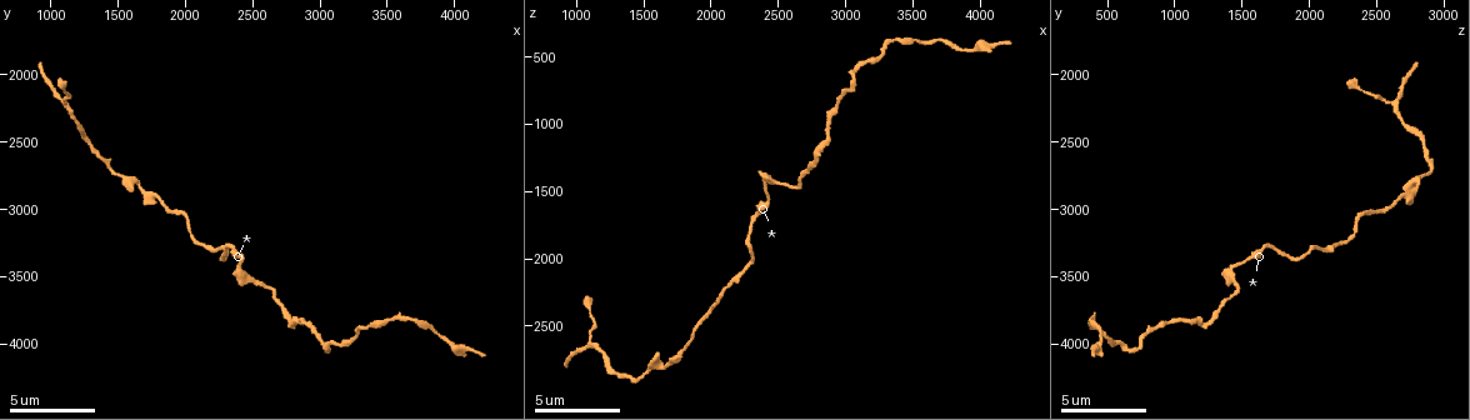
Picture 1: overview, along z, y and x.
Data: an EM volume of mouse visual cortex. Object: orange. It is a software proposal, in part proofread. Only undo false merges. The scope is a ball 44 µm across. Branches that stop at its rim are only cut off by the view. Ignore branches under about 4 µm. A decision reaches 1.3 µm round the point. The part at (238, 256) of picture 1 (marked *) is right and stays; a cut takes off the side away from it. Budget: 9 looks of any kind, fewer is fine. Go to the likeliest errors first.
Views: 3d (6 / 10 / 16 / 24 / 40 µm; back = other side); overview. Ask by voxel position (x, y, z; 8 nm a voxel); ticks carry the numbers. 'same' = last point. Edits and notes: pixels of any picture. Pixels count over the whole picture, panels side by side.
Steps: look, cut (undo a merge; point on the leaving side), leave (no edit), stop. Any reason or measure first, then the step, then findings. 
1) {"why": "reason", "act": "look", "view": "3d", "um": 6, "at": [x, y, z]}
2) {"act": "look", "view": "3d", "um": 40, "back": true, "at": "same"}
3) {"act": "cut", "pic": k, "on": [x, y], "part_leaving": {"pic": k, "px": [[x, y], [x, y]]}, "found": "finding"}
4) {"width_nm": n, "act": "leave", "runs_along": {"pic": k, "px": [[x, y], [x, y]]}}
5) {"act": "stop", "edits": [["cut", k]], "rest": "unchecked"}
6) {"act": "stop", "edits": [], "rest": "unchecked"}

{"why": "calibre changes", "act": "look", "view": "3d", "um": 16, "at": [2420, 3400, 1460]}

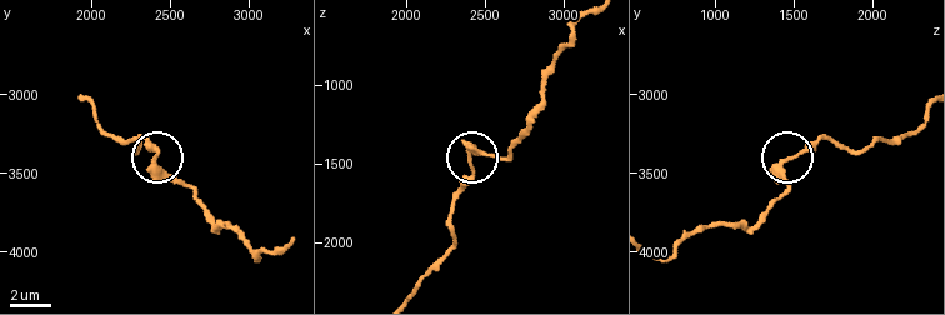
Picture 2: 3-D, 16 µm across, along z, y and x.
{"why": "other side", "act": "look", "view": "3d", "um": 16, "back": true, "at": [2400, 3400, 1440]}

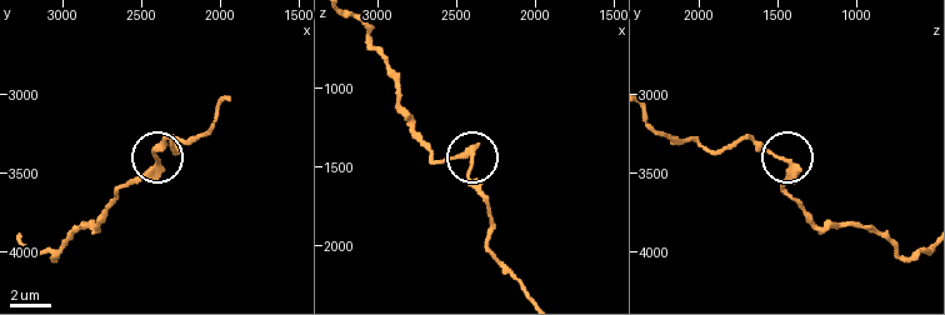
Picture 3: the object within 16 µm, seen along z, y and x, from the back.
{"width_nm": 250, "act": "leave", "found": "continuous, no second cell"}

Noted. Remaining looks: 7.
{"why": "calibre changes", "act": "look", "view": "3d", "um": 6, "at": [2840, 3820, 1140]}

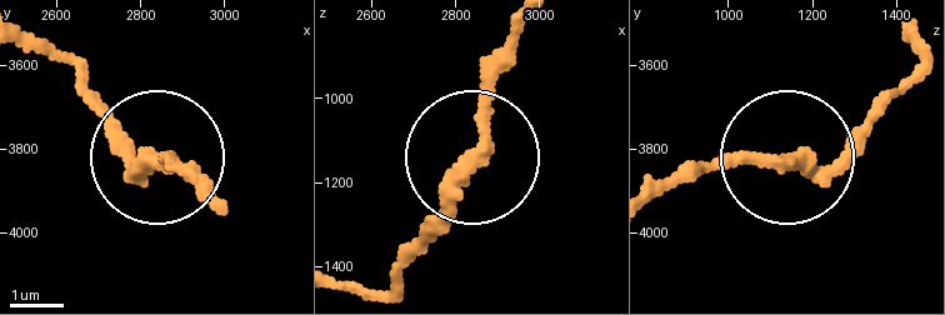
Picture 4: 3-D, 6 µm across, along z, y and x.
{"act": "leave", "runs_along": {"pic": 4, "px": [[913, 25], [916, 70], [831, 159], [656, 178]]}, "found": "continuous, no second cell"}

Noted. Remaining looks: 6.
{"act": "look", "view": "3d", "um": 6, "at": [2120, 3240, 2240]}

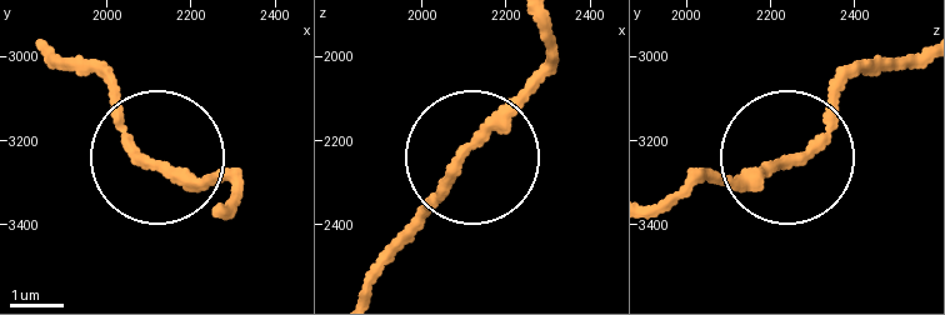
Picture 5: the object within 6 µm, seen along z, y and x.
{"why": "other side", "act": "look", "view": "3d", "um": 6, "back": true, "at": [2090, 3250, 2245]}

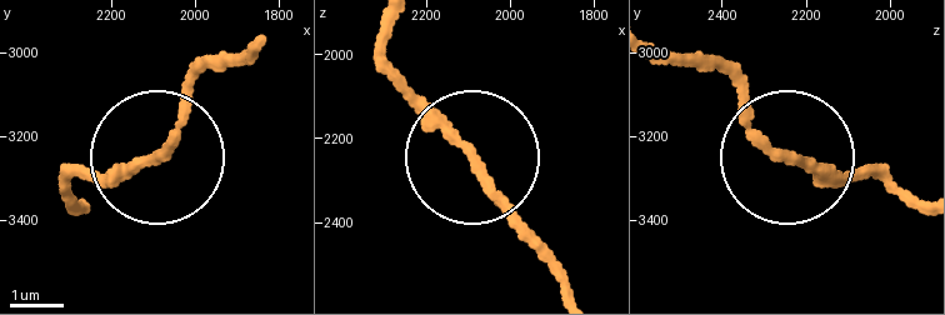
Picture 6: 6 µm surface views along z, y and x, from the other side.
{"act": "leave", "runs_along": {"pic": 6, "px": [[388, 20], [414, 100], [530, 230]]}, "found": "continuous, no second cell"}

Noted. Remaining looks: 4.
{"why": "sudden change in width", "act": "look", "view": "3d", "um": 10, "at": [3520, 3820, 400]}

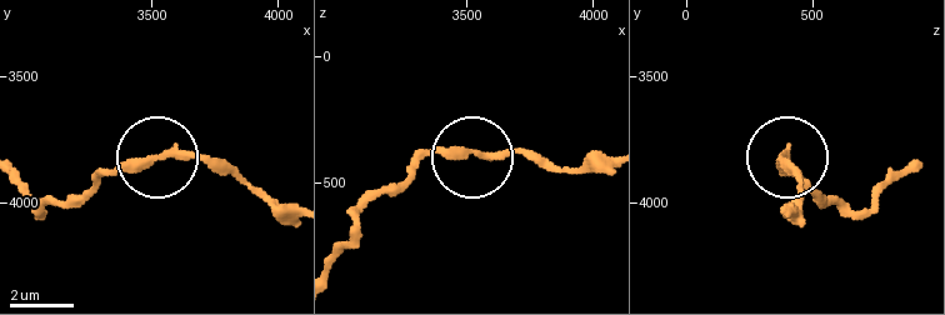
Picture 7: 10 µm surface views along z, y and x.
{"act": "look", "view": "3d", "um": 6, "at": [3540, 3820, 380]}

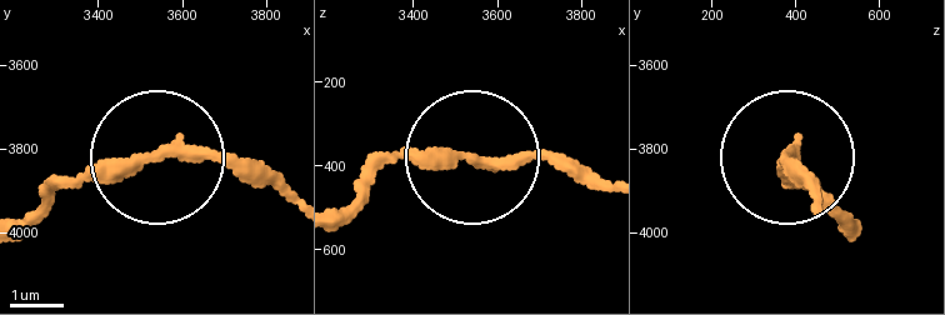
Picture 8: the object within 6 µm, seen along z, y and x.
{"act": "leave", "runs_along": {"pic": 8, "px": [[23, 226], [76, 181], [170, 150], [224, 150], [274, 173]]}, "found": "continuous, no second cell"}

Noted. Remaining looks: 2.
{"act": "stop", "edits": [], "rest": "unchecked"}

